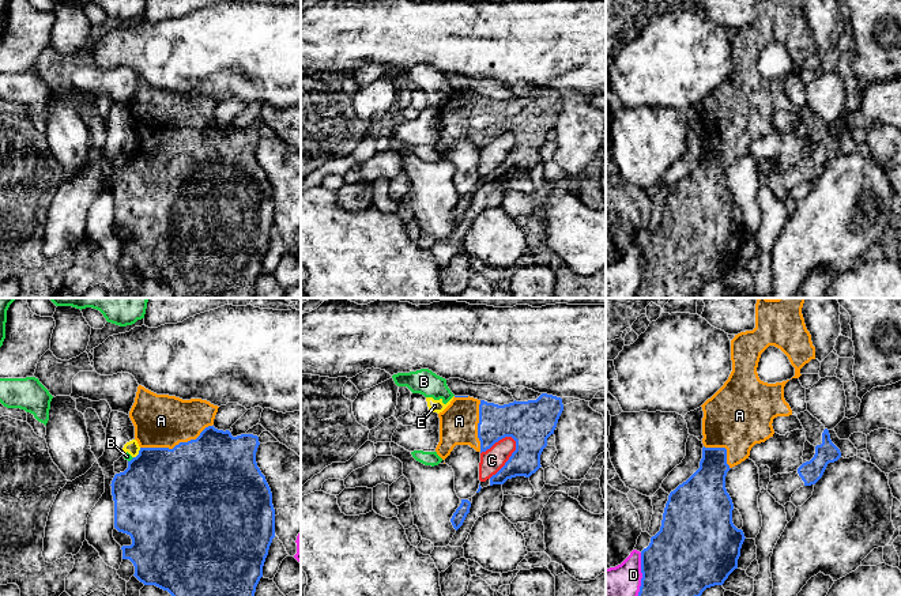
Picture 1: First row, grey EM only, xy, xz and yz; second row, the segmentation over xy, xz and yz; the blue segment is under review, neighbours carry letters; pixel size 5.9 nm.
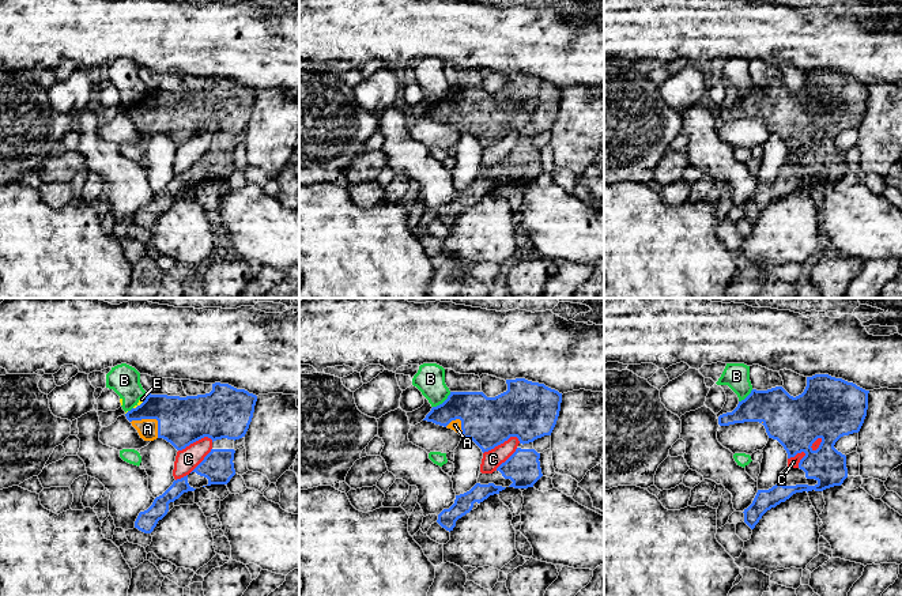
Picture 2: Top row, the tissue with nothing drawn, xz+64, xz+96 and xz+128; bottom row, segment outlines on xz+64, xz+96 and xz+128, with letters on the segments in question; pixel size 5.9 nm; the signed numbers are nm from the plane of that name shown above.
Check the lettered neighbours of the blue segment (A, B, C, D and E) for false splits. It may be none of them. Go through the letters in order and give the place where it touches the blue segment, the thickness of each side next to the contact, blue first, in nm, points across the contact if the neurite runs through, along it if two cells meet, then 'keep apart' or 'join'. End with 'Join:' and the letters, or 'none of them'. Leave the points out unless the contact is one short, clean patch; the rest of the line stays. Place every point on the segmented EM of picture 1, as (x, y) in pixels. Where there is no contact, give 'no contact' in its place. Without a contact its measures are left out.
A: contact xy (176, 445); calibres 500 and 320 nm; join
B: contact xy (132, 459); calibres 480 and 50 nm; keep apart
C: contact xz (509, 457); calibres 280 and 140 nm; border xz (511, 436), (515, 441), (515, 451), (489, 478); keep apart
D: contact yz (643, 574); calibres 440 and 190 nm; keep apart
E: contact xy (139, 453); calibres 480 and 80 nm; keep apart
Join: A

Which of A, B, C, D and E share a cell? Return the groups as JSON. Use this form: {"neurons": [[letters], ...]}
{"neurons": [["A"], ["B", "E"], ["C"], ["D"]]}

